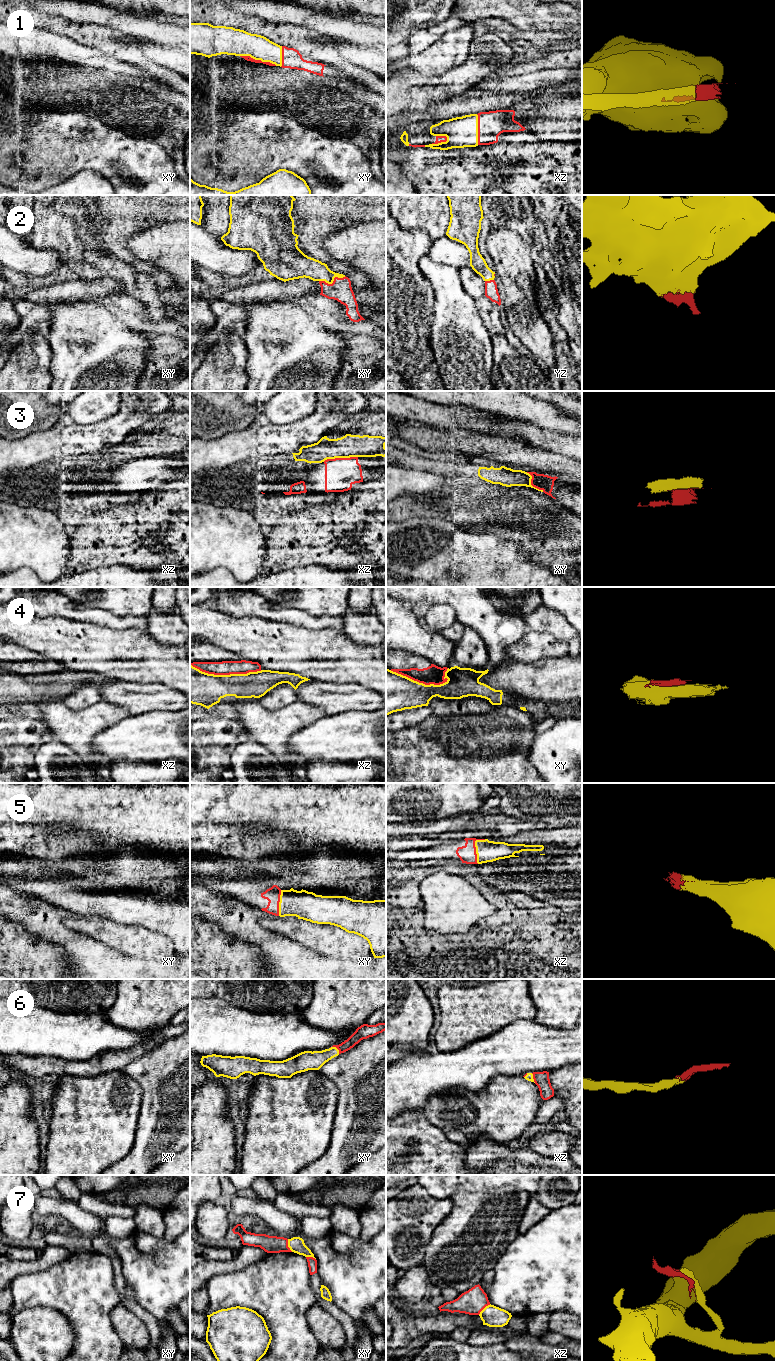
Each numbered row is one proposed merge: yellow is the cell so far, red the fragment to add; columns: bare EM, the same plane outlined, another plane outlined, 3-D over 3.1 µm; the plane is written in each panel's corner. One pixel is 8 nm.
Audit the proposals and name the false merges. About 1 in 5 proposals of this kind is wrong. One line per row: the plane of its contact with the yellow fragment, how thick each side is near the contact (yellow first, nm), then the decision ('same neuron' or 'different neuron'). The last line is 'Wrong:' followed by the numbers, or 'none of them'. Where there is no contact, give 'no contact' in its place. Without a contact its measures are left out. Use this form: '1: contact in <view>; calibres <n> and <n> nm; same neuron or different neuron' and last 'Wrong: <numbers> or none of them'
1: contact in xy; calibres 220 and 50 nm; same neuron
2: contact in xy; calibres 170 and 170 nm; same neuron
3: contact in xz; calibres 180 and 260 nm; different neuron
4: contact in xy; calibres 320 and 150 nm; different neuron
5: contact in xz; calibres 180 and 140 nm; same neuron
6: contact in xy; calibres 160 and 110 nm; same neuron
7: contact in xy; calibres 130 and 140 nm; different neuron
Wrong: 3, 4, 7

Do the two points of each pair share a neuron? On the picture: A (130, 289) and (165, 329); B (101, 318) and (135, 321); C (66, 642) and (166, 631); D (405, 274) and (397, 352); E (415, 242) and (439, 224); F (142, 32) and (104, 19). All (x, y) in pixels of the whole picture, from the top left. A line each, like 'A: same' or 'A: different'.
A: same
B: different
C: different
D: same
E: different
F: same

